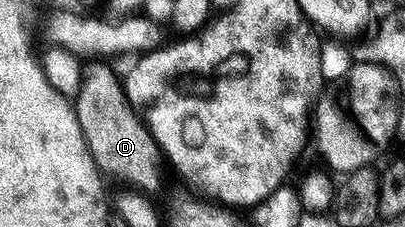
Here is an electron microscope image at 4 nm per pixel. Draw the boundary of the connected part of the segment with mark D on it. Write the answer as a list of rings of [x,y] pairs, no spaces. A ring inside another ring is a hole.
[[[89,59],[80,68],[79,90],[73,101],[78,126],[102,174],[113,173],[138,190],[153,195],[161,185],[161,150],[127,100],[122,80],[106,63],[103,59]]]

